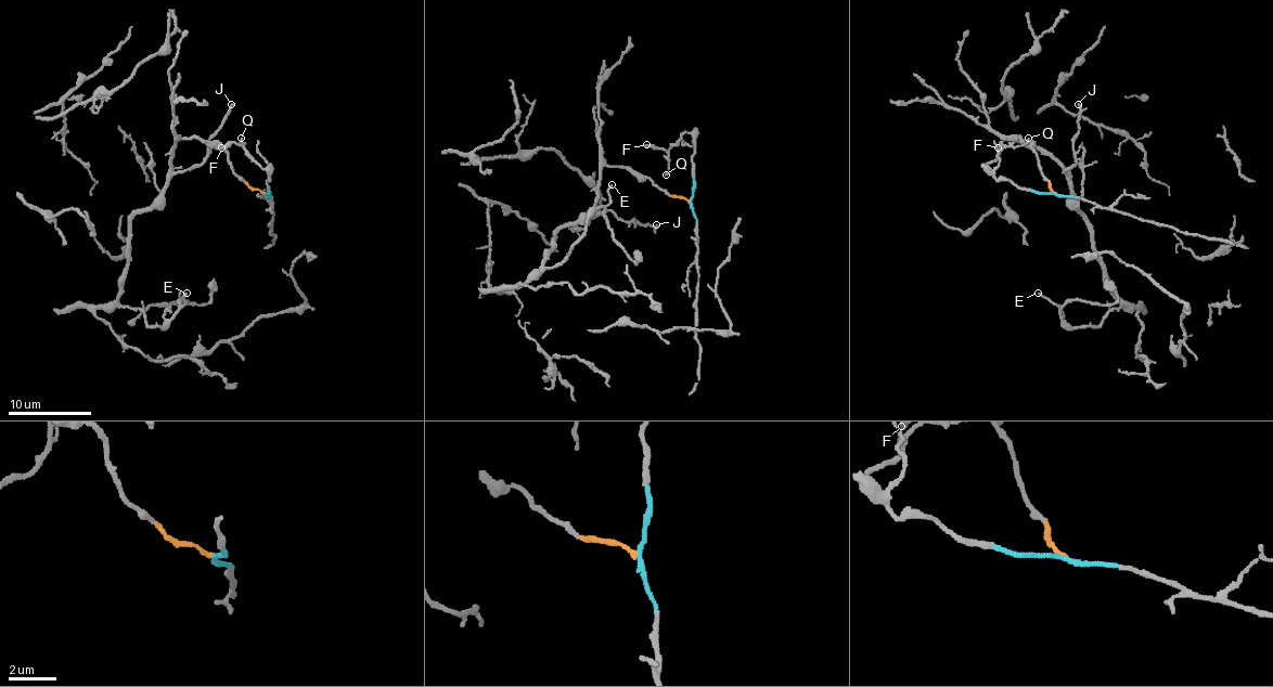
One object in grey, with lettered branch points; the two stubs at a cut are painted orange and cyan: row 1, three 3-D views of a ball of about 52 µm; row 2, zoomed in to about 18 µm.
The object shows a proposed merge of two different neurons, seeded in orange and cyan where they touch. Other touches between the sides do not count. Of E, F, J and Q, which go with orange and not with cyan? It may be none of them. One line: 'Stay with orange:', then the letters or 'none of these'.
Stay with orange: E, J

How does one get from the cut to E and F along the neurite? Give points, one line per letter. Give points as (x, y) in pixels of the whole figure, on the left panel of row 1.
E: (265, 192), (233, 171), (222, 148), (179, 140), (164, 192), (130, 221), (120, 302), (162, 328), (187, 293)
F: (265, 192), (269, 190), (269, 173), (241, 146), (227, 142), (220, 148)

